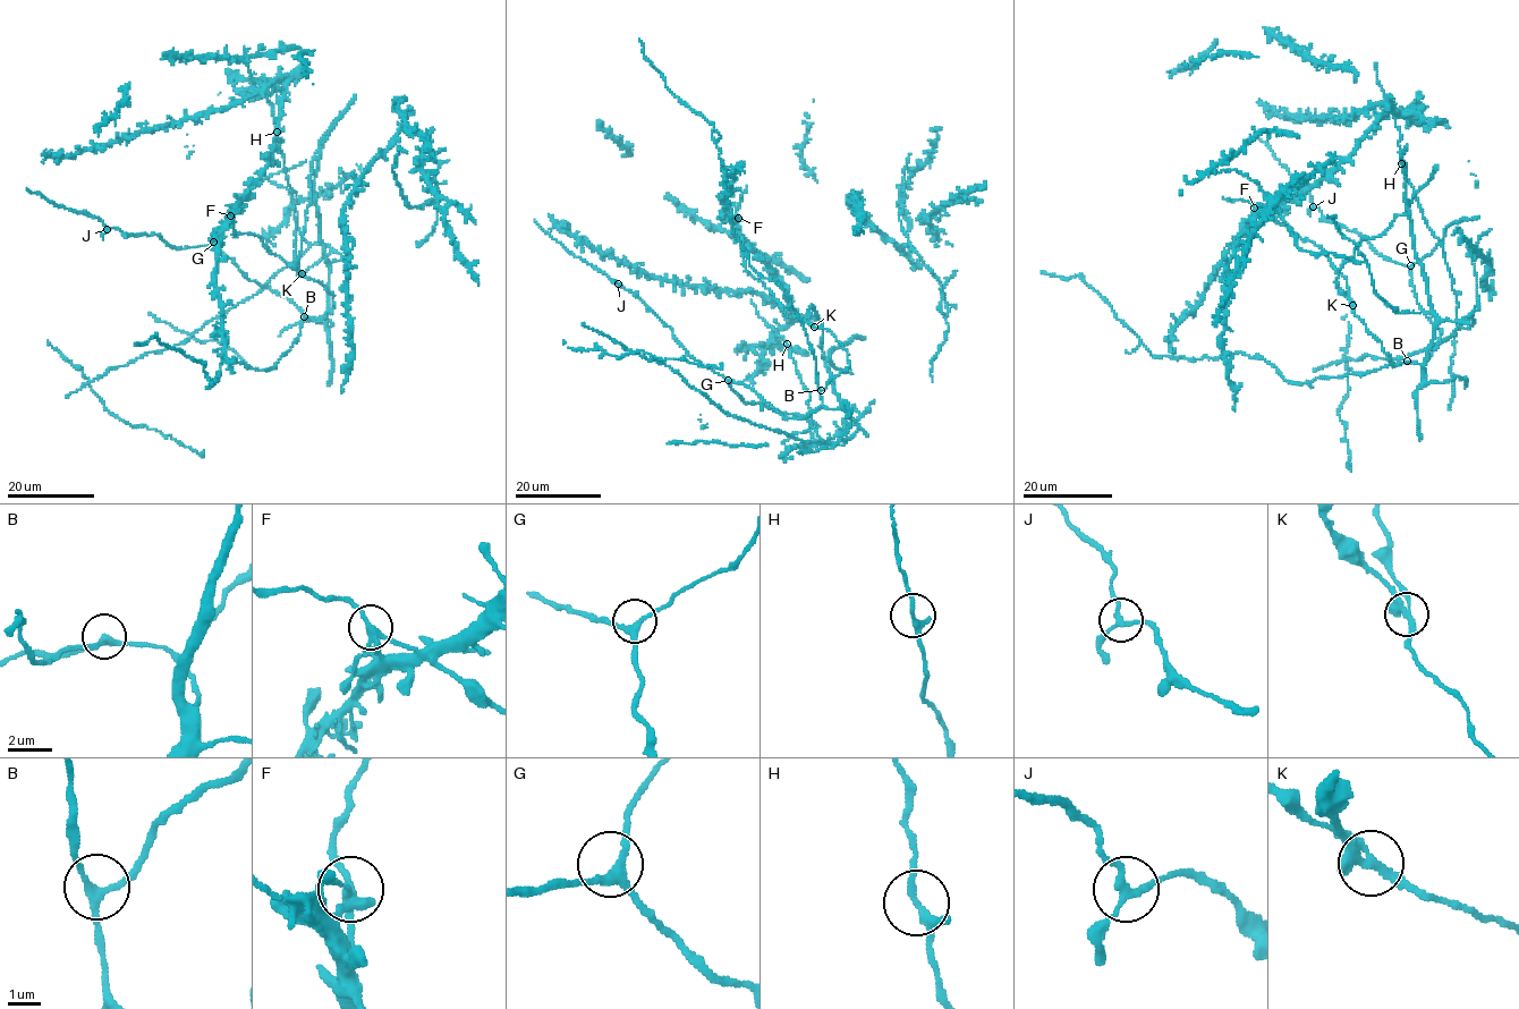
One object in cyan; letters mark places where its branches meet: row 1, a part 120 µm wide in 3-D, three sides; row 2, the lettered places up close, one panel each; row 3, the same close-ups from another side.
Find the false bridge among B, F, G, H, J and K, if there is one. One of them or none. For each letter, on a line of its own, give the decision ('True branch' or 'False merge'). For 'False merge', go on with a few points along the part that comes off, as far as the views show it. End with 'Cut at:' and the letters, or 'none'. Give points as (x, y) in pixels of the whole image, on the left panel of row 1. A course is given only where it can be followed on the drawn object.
B: True branch
F: True branch
G: True branch
H: True branch
J: True branch
K: False merge. Course of the part to remove: (302, 273), (296, 268), (306, 208), (311, 202), (308, 177), (319, 142), (339, 112)
Cut at: K

